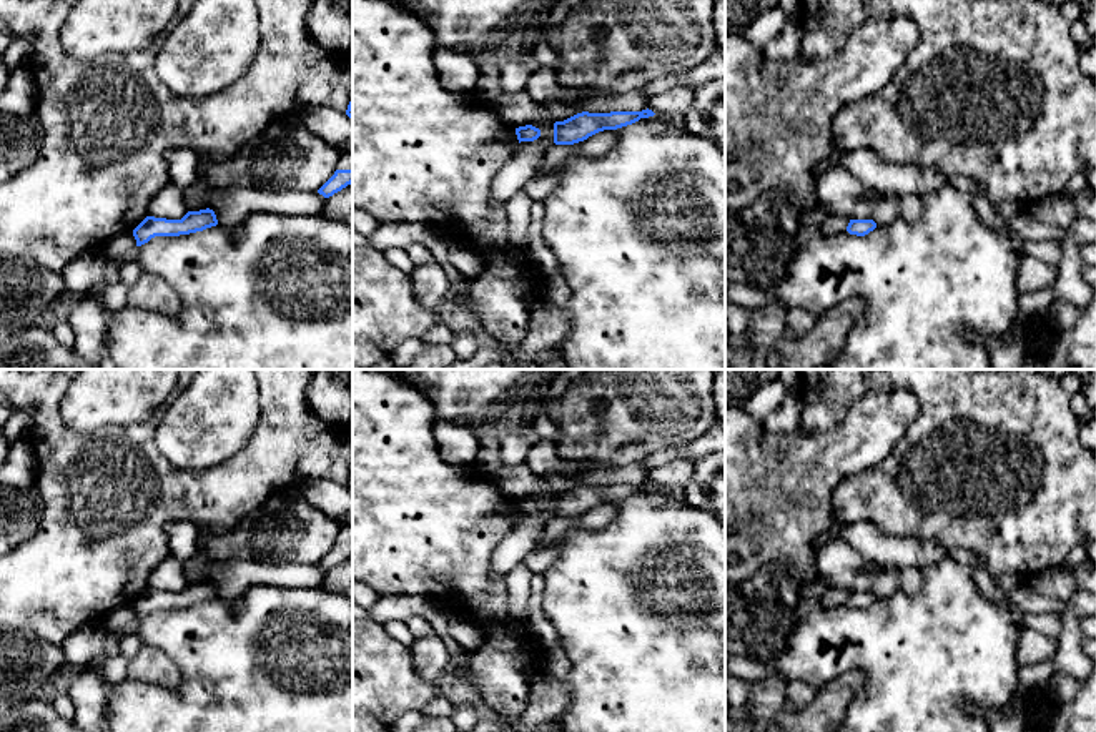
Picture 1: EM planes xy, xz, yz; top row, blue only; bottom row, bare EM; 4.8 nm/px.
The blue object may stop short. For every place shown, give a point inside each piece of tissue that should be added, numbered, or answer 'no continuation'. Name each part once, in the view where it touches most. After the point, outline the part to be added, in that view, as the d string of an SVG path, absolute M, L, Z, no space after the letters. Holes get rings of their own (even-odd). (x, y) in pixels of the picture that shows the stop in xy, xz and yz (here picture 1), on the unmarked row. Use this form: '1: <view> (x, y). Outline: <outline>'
1: xy (193, 568). Outline: M198 549L198 552L183 562L185 576L190 584L200 584L205 581L205 567L210 562L210 557L203 549Z

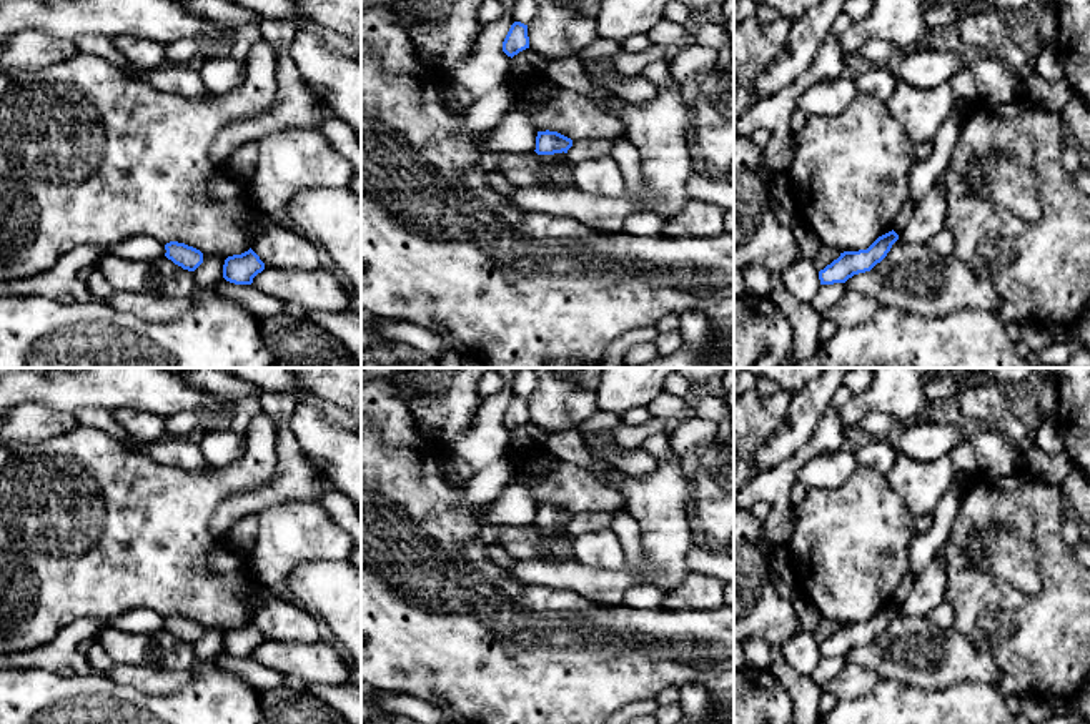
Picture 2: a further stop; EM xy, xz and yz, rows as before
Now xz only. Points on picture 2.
no continuation

